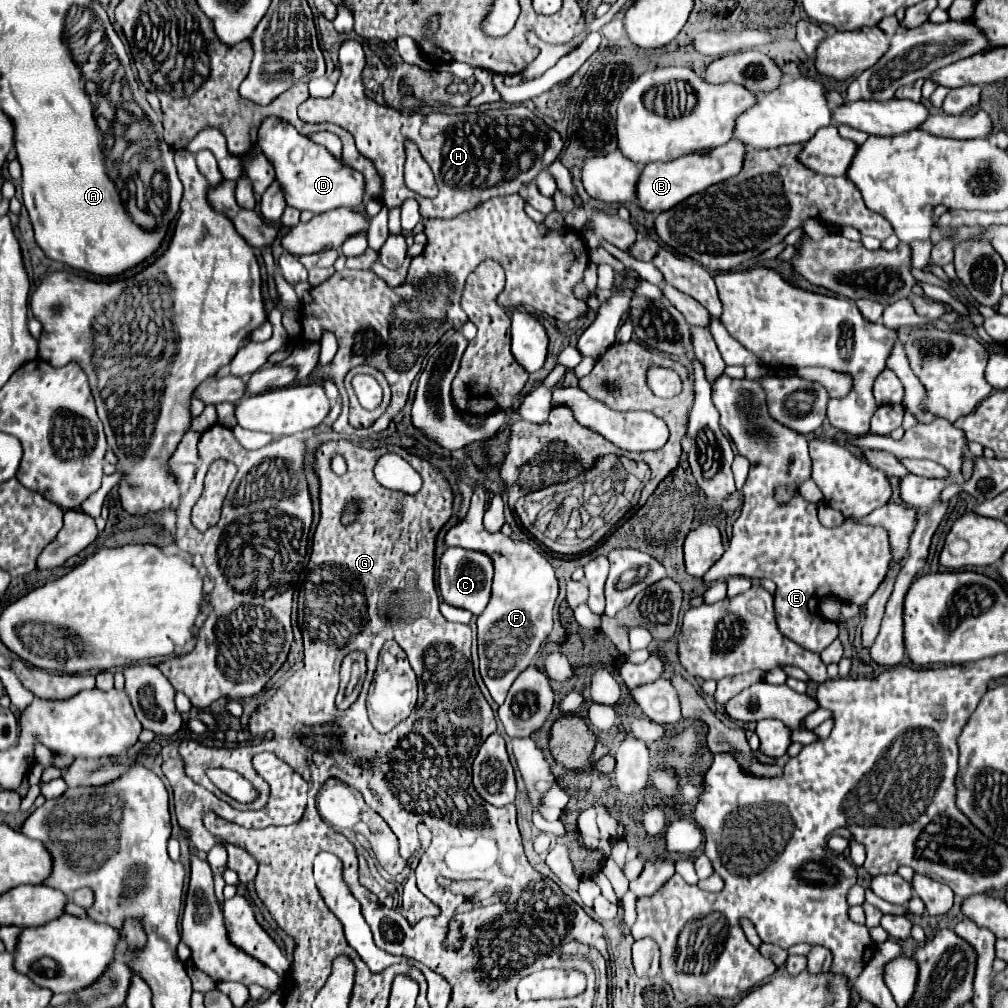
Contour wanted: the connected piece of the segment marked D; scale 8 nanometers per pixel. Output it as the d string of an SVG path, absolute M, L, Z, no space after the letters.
M268 118L260 126L258 146L274 166L276 180L284 192L288 206L320 214L342 206L354 208L362 204L362 194L364 194L362 174L356 174L356 170L340 166L340 160L332 158L332 154L328 154L324 146L318 146L316 142L298 134L296 128L290 126L288 122L282 122L278 118Z

